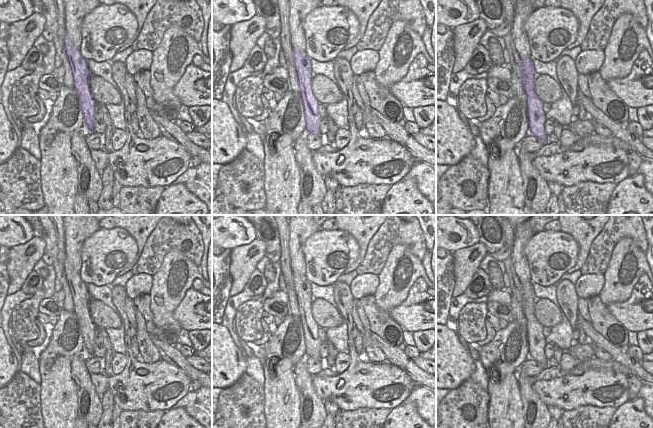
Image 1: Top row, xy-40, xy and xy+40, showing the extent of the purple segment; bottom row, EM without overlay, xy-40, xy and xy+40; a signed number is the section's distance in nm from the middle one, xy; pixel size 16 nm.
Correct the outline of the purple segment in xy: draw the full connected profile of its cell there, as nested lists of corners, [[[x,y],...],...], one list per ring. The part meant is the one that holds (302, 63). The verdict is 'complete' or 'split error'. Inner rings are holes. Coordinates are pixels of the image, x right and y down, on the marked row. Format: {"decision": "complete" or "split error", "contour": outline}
{"decision": "complete", "contour": [[[293,49],[294,66],[297,72],[298,85],[304,106],[306,130],[310,134],[321,135],[320,122],[322,120],[319,111],[319,101],[312,91],[312,78],[310,58],[304,51]]]}

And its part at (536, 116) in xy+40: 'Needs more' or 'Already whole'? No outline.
Already whole.

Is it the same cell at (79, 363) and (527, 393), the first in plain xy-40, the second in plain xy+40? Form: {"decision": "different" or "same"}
{"decision": "same"}

